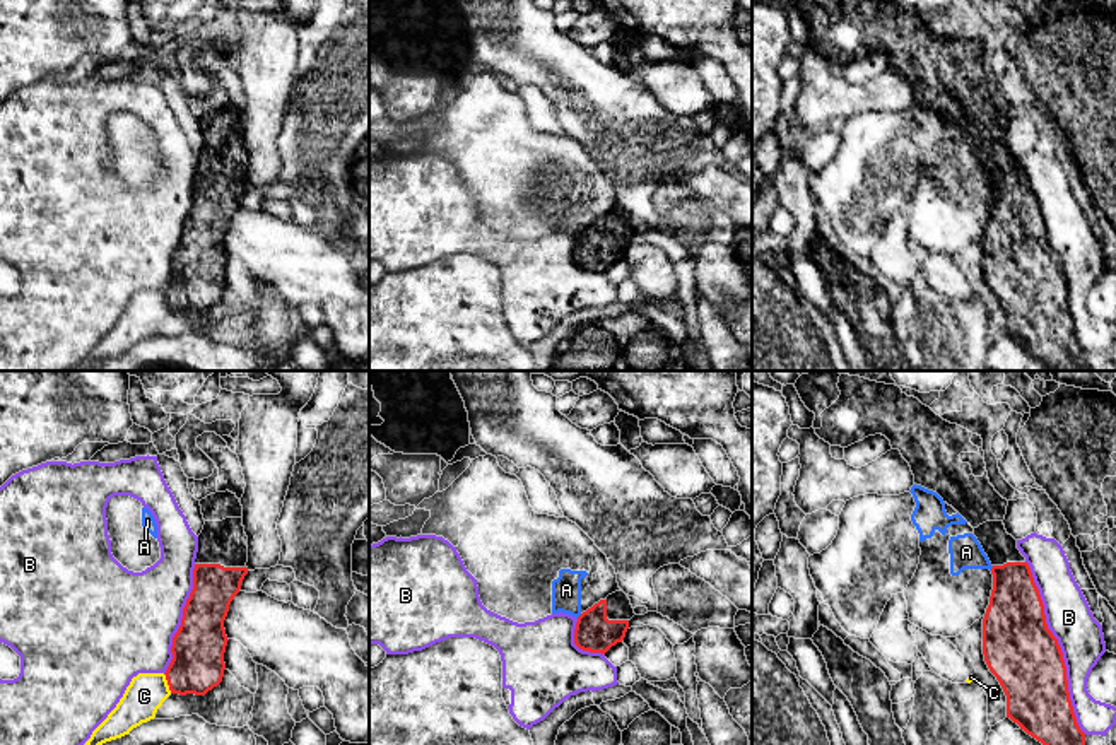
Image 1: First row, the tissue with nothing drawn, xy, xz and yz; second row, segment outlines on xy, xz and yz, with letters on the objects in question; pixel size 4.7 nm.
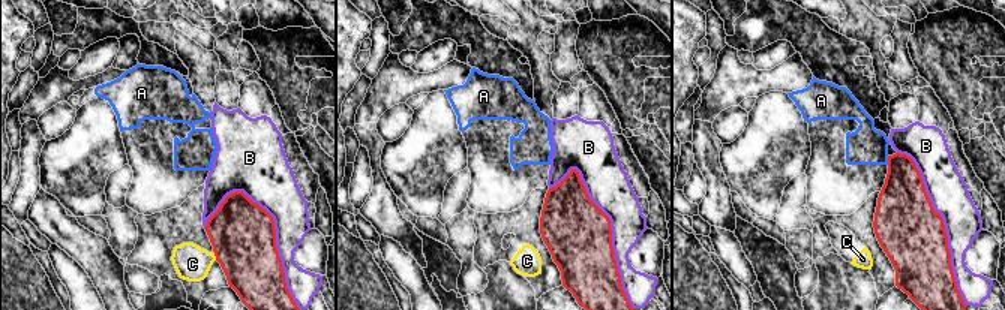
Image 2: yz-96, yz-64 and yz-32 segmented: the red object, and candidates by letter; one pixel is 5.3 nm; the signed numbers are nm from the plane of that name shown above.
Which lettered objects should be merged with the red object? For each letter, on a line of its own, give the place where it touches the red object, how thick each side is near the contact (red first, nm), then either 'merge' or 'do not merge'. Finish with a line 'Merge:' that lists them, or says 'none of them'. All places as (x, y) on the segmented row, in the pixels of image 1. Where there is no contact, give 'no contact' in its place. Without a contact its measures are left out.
A: contact xz (580, 615); calibres 180 and 140 nm; do not merge
B: contact yz (1060, 648); calibres 340 and 220 nm; do not merge
C: contact xy (168, 684); calibres 240 and 180 nm; do not merge
Merge: none of them

